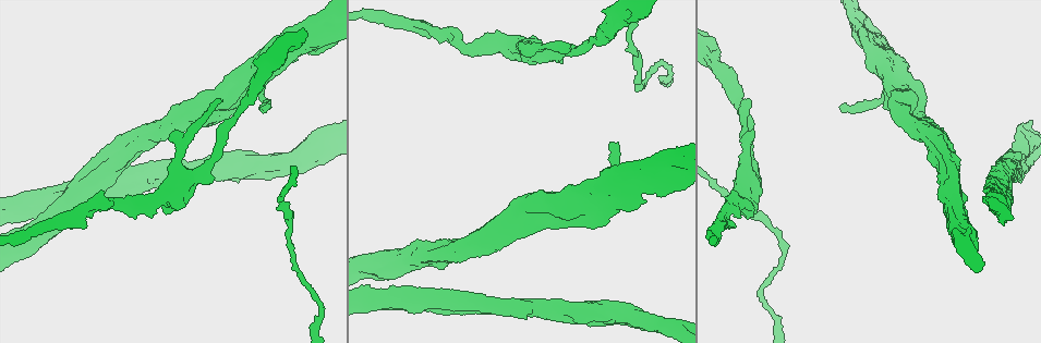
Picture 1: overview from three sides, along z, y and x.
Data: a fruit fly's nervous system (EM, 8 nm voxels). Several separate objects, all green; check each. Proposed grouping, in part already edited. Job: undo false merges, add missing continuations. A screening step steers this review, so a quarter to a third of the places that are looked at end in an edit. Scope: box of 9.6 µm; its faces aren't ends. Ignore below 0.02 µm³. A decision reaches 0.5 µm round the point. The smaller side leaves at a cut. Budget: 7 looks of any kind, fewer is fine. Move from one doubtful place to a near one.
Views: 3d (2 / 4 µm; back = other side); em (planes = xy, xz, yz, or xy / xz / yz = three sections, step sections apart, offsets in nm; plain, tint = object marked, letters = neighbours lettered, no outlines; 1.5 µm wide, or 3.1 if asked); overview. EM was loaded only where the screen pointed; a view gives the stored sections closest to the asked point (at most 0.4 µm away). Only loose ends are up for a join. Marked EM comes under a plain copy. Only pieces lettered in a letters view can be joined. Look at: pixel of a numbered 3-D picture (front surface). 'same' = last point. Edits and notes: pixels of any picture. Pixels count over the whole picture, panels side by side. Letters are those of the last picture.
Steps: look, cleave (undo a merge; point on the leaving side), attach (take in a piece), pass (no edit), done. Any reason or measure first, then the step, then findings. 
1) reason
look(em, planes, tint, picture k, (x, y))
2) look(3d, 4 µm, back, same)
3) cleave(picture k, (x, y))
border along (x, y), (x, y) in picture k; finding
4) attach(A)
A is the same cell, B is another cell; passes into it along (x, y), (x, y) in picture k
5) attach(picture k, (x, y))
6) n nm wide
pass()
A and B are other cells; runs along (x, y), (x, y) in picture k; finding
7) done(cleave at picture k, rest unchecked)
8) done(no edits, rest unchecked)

branch stops here
look(3d, 4 µm, picture 1, (61, 188))

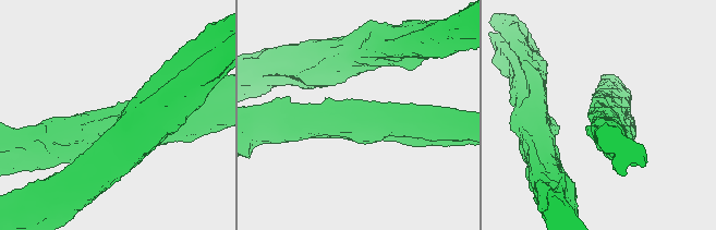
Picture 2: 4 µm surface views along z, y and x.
shape alone is not enough
look(em, planes, tint, picture 2, (116, 114))

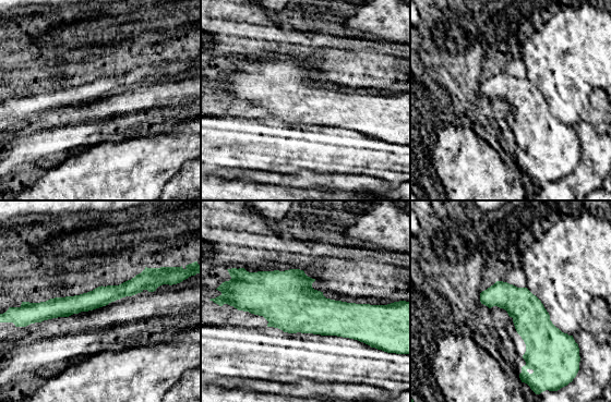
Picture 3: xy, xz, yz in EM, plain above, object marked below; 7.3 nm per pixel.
look(em, planes, letters, same)

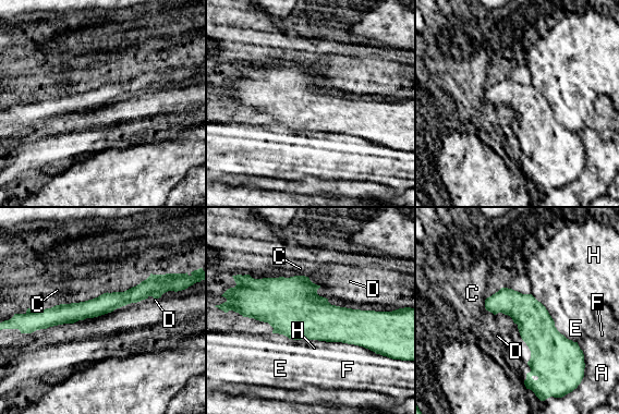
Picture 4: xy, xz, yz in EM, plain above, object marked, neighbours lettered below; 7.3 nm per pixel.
pass()
A, C, D, E, F and H are other cells; no lettered piece goes on from it

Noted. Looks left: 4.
free end
look(em, planes, letters, picture 1, (616, 143))

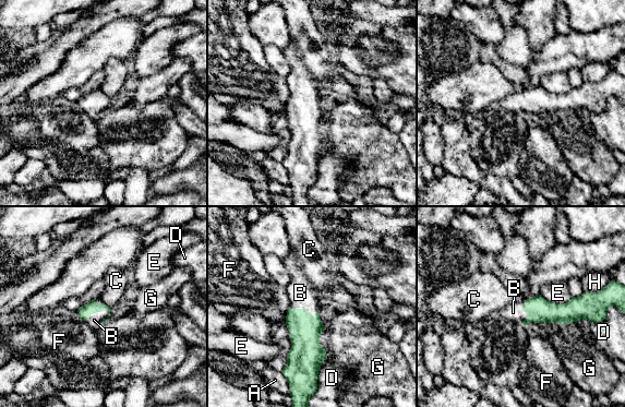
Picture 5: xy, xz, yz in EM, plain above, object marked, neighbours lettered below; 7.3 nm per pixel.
attach(B)
B is the same cell, A, C, D, E, F, G and H are other cells; passes into it along (91, 308), (95, 312), (94, 320) in picture 5; the cell continues

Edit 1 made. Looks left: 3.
redraw
look(overview)

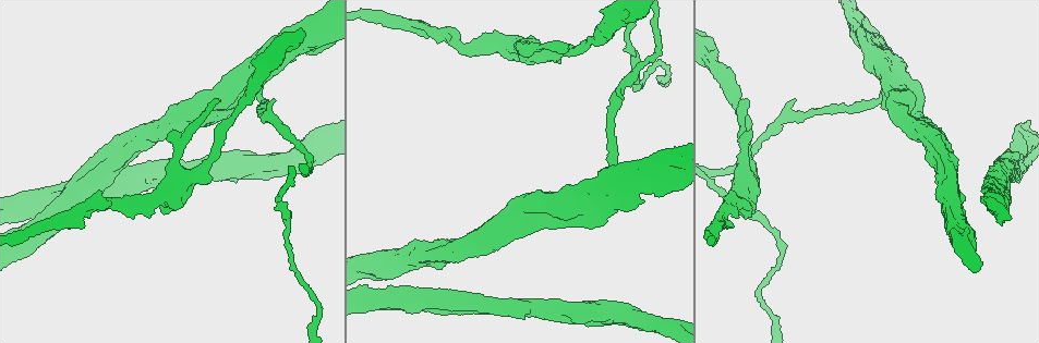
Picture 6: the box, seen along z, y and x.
an open end
look(3d, 4 µm, picture 6, (569, 48))

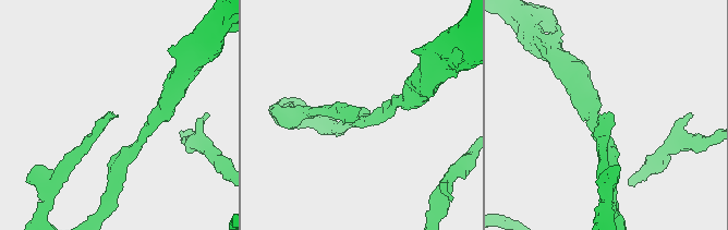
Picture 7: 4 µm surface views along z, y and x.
now the EM
look(em, planes, letters, picture 7, (113, 114))

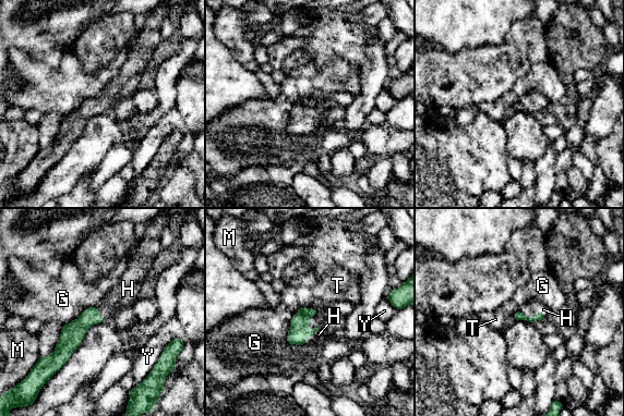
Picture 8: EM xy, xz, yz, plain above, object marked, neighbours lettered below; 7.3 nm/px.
attach(H)
H is the same cell, G, M, T and Y are other cells; passes into it along (299, 330), (311, 334), (319, 334) in picture 8; it goes on there

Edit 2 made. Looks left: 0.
done(attach at picture 5, attach at picture 8, rest unchecked)

